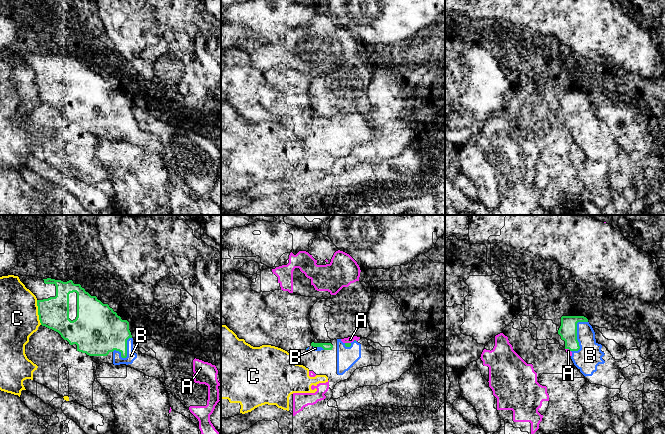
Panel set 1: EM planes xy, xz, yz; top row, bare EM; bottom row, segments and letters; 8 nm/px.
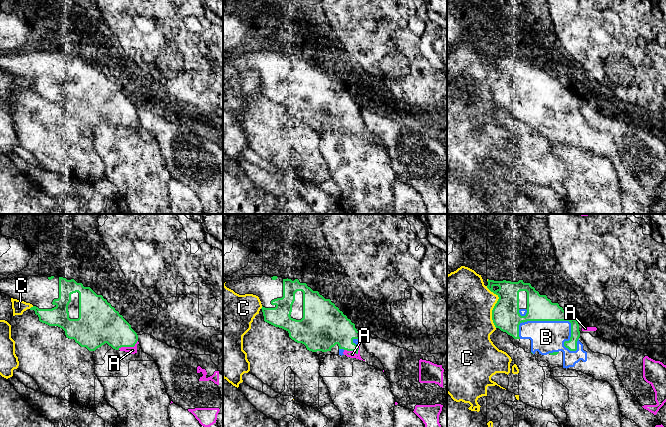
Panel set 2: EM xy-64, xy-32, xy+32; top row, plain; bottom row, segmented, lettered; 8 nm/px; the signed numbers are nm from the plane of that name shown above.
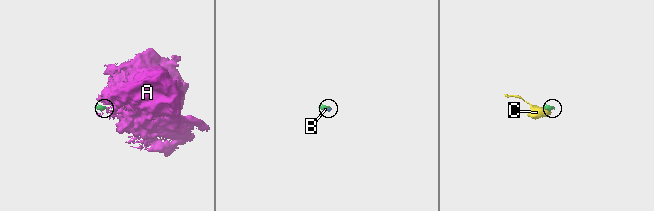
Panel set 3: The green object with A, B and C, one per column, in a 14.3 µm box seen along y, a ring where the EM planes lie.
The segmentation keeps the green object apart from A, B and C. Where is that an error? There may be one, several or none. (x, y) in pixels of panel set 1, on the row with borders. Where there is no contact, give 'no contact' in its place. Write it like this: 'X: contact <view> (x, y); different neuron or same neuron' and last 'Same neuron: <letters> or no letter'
A: contact xz (348, 343); different neuron
B: contact yz (576, 335); same neuron
C: contact xy (38, 312); different neuron
Same neuron: B

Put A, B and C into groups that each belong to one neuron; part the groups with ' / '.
A / B / C

